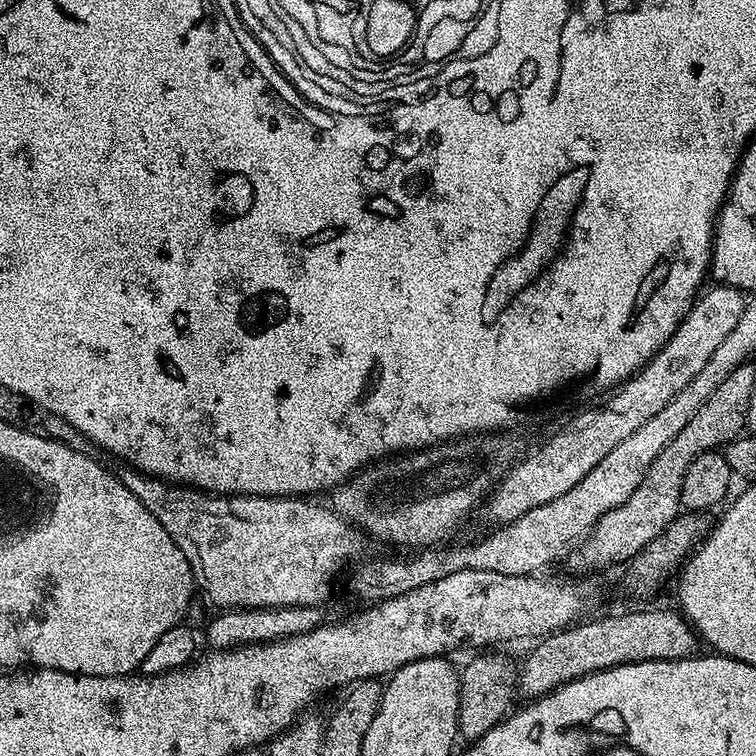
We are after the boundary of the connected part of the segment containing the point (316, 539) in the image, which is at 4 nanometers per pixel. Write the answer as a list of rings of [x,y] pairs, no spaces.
[[[121,467],[118,479],[166,526],[178,550],[186,554],[194,584],[217,604],[217,609],[234,608],[314,608],[324,606],[332,592],[336,575],[360,552],[365,537],[355,524],[340,517],[331,507],[311,504],[308,498],[290,496],[222,496],[146,476],[134,468]]]

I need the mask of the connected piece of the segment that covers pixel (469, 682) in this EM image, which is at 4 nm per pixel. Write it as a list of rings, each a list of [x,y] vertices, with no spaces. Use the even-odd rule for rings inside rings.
[[[484,650],[469,662],[460,672],[460,701],[456,715],[456,731],[465,741],[482,738],[505,716],[513,711],[512,695],[518,692],[518,664],[500,650]]]

